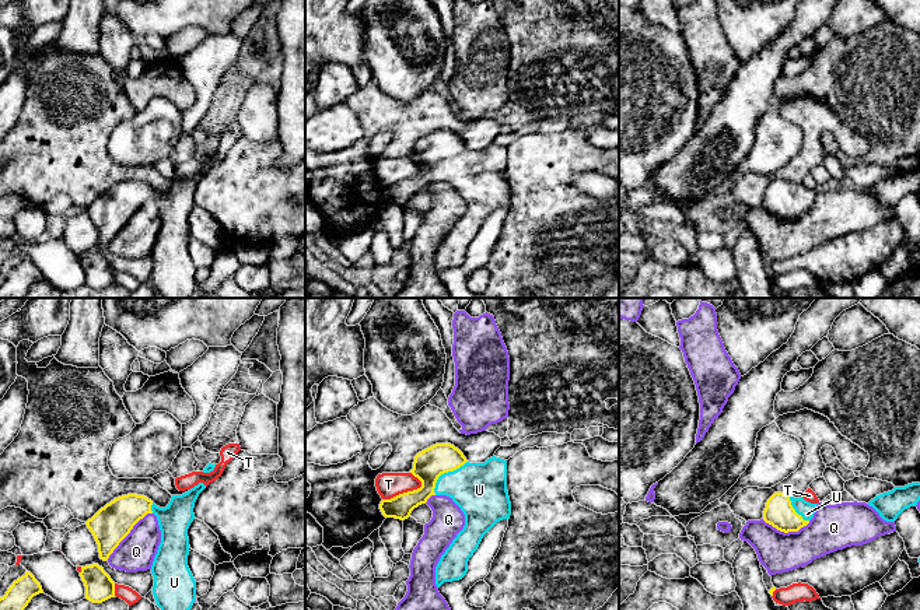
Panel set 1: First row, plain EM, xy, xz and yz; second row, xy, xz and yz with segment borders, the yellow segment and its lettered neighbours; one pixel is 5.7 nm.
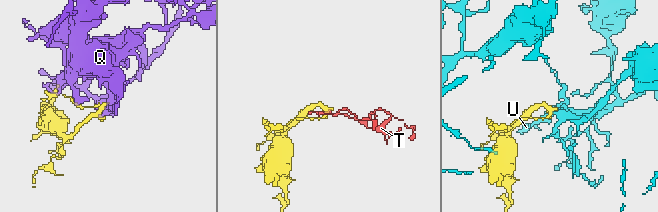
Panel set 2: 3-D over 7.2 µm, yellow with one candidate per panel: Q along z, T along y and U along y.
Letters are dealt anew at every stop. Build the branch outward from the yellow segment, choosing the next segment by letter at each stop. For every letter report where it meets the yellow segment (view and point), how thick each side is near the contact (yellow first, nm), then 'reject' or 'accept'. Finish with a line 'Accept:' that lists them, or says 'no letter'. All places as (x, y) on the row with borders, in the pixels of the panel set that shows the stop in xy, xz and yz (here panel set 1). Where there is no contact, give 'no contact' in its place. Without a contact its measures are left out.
Q: meets yellow in xy at (129, 532); 220 nm thick on the yellow side, 220 nm on the other; reject
T: meets yellow in xz at (403, 493); 180 nm thick on the yellow side, 140 nm on the other; reject
U: meets yellow in xz at (444, 472); 180 nm thick on the yellow side, 300 nm on the other; accept
Accept: U

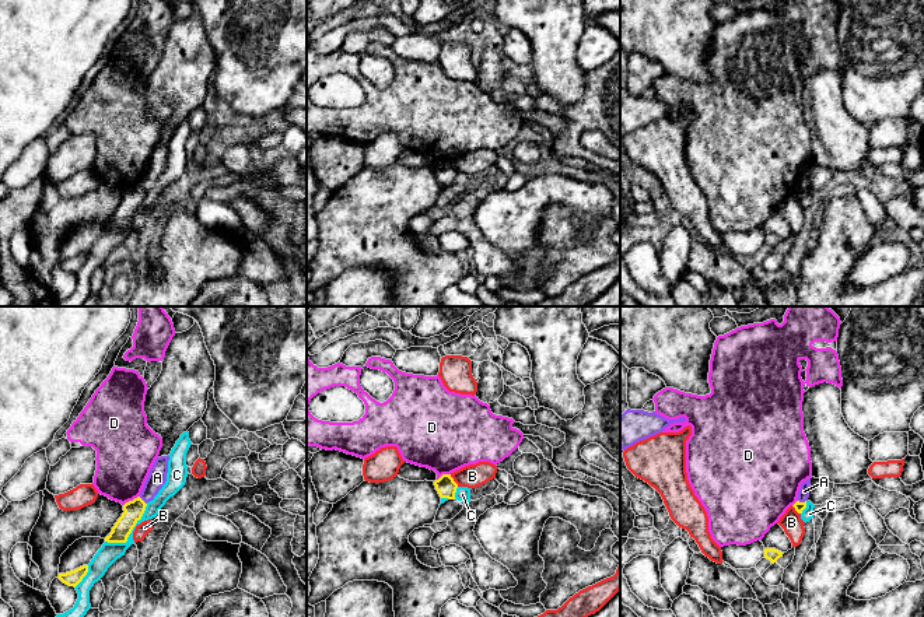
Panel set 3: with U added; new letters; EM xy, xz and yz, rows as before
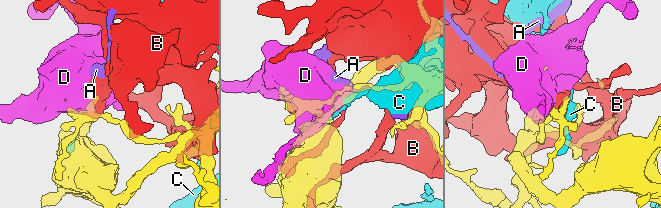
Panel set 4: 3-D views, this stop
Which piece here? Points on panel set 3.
A: meets yellow in xy at (143, 501); 110 nm thick on the yellow side, 110 nm on the other; reject
B: meets yellow in xz at (452, 480); 120 nm thick on the yellow side, 140 nm on the other; reject
C: meets yellow in xy at (130, 532); 110 nm thick on the yellow side, 110 nm on the other; reject
D: meets yellow in xy at (130, 501); 110 nm thick on the yellow side, 320 nm on the other; reject
Accept: no letter

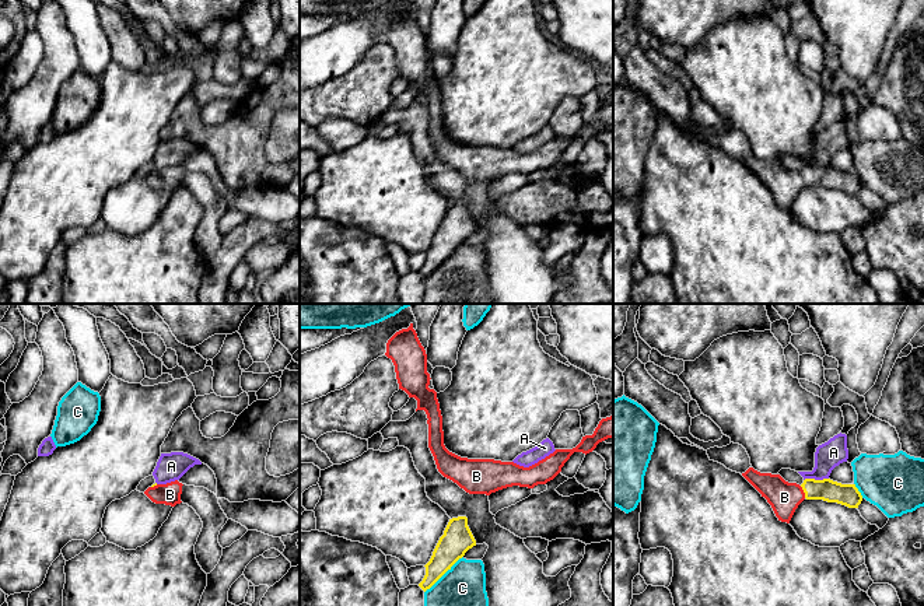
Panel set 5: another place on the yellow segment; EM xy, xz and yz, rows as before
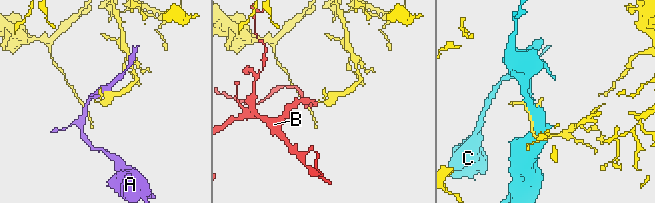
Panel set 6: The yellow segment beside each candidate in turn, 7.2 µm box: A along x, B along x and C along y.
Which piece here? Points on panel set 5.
A: meets yellow in yz at (814, 479); 130 nm thick on the yellow side, 150 nm on the other; reject
B: meets yellow in yz at (804, 491); 130 nm thick on the yellow side, 180 nm on the other; accept
C: meets yellow in xz at (443, 574); 170 nm thick on the yellow side, 240 nm on the other; reject
Accept: B

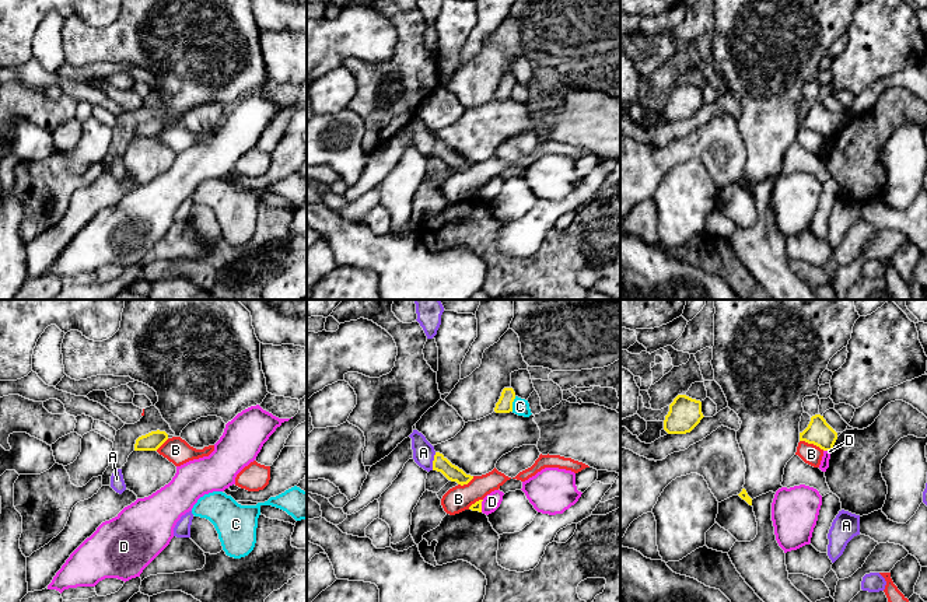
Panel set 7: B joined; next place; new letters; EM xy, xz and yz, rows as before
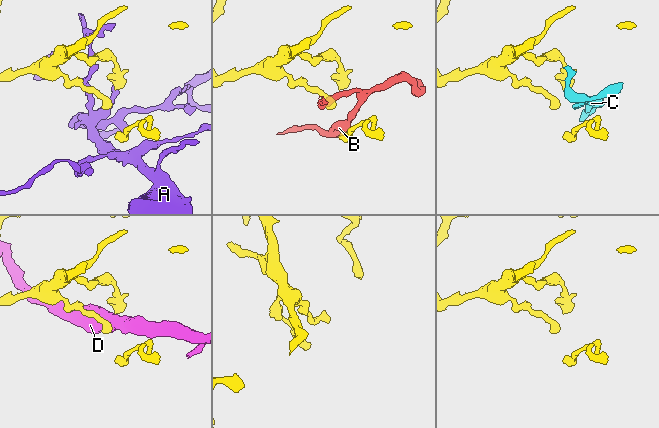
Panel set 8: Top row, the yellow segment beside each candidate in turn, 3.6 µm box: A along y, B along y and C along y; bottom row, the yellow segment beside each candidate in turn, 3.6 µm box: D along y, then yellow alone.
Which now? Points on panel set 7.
A: meets yellow in xz at (433, 461); 90 nm thick on the yellow side, 130 nm on the other; reject
B: meets yellow in yz at (812, 443); 150 nm thick on the yellow side, 120 nm on the other; reject
C: meets yellow in xz at (511, 403); 90 nm thick on the yellow side, 100 nm on the other; reject
D: meets yellow in yz at (826, 450); 150 nm thick on the yellow side, 50 nm on the other; reject
Accept: no letter

